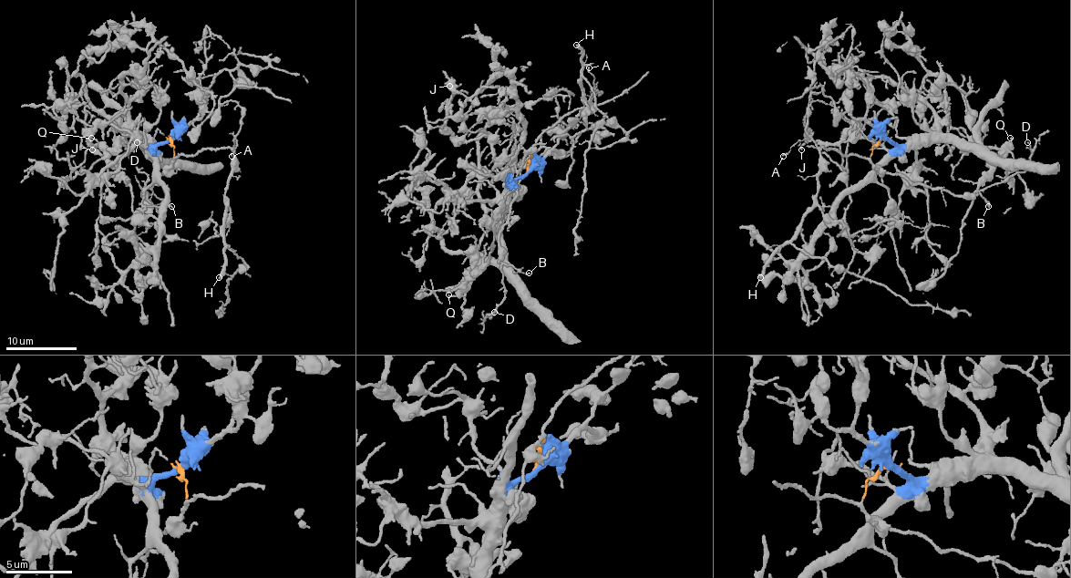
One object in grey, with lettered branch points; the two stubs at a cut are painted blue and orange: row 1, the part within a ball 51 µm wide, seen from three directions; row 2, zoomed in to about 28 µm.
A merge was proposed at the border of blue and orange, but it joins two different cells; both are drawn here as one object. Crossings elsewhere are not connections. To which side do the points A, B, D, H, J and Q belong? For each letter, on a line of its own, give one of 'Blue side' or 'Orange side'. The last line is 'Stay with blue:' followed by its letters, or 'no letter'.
A: Orange side
B: Orange side
D: Orange side
H: Orange side
J: Blue side
Q: Blue side
Stay with blue: J, Q

